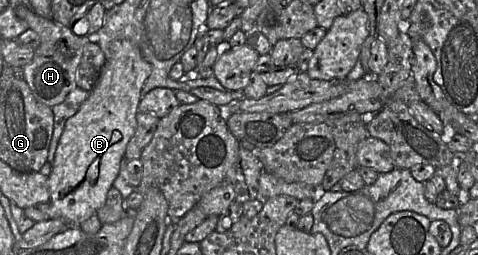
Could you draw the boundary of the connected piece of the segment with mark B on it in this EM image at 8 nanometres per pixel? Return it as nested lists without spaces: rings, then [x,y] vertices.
[[[118,40],[111,45],[110,58],[106,59],[95,87],[78,112],[66,121],[60,137],[51,173],[48,176],[49,219],[60,218],[67,227],[80,227],[81,223],[96,214],[97,210],[105,204],[107,193],[119,174],[127,144],[135,133],[142,87],[150,74],[151,64],[143,58],[135,44],[129,40]]]

